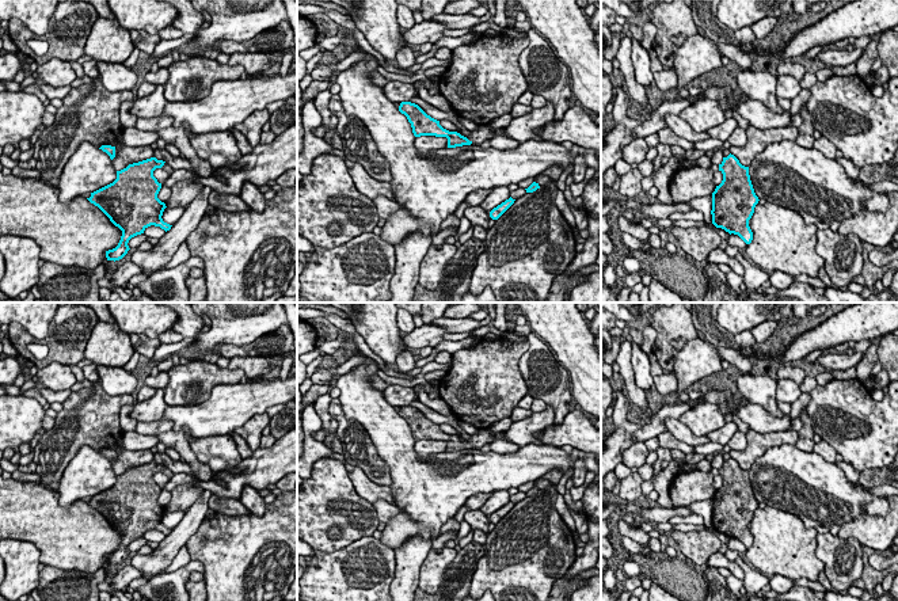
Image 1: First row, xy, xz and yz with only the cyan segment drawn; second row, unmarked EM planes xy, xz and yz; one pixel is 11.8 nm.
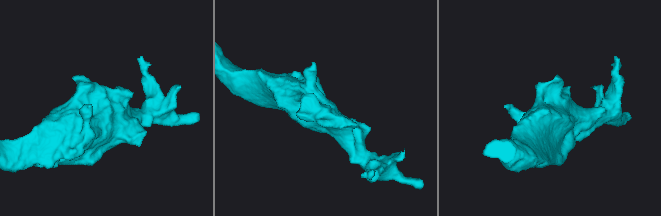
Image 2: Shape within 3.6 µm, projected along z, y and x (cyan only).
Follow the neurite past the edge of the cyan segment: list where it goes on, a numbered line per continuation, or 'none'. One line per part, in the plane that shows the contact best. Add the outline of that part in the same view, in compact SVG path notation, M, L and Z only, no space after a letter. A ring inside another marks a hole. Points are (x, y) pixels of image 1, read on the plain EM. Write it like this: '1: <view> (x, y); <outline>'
none

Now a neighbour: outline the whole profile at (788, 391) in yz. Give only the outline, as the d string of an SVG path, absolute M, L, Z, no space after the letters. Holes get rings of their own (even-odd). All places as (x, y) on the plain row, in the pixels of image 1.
M779 379L776 389L776 400L792 404L802 395L799 384L791 379Z

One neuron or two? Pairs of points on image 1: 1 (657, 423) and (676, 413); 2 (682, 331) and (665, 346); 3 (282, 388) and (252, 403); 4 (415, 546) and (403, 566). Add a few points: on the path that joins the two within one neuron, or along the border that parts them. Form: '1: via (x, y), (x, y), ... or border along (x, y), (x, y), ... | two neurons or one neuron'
1: via (661, 418), (670, 413) | one neuron
2: via (678, 333), (669, 342) | one neuron
3: via (276, 392), (259, 396) | one neuron
4: via (414, 551), (408, 560) | one neuron

